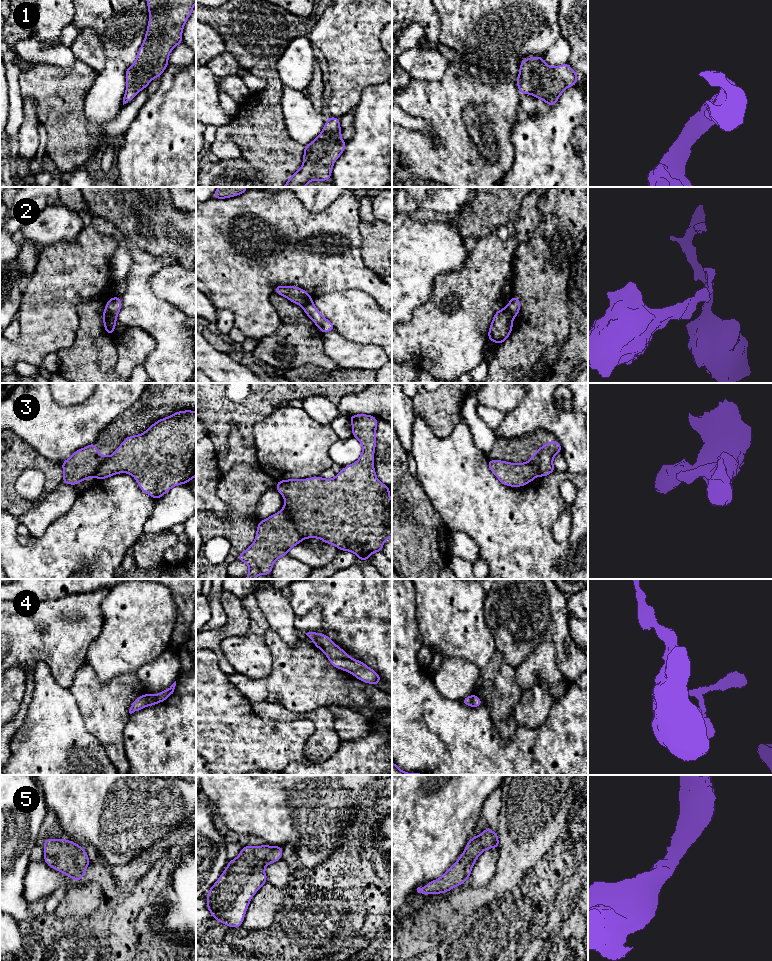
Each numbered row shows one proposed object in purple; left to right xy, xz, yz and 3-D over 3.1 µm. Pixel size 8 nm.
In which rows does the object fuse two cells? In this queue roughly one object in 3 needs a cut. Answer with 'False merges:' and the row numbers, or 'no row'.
False merges: 2, 3

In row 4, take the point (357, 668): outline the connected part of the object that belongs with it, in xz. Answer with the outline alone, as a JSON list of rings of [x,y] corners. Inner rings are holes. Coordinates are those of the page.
[[[319,632],[305,633],[329,659],[330,664],[345,672],[349,672],[360,681],[368,684],[378,685],[381,681],[380,675],[369,668],[360,660],[353,659],[341,647],[337,646],[327,634]]]

